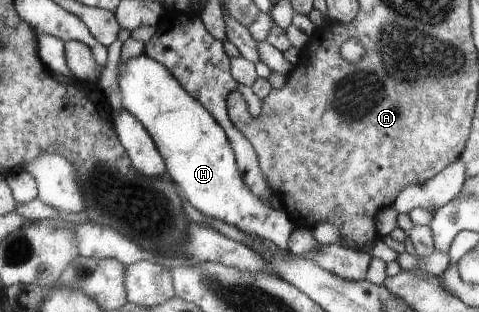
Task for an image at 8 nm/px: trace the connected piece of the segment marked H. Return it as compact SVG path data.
M145 52L130 57L127 61L120 59L117 69L118 84L122 91L122 107L132 113L149 132L164 159L166 174L176 183L182 196L204 216L225 222L245 234L272 241L279 248L287 250L287 241L296 228L295 223L288 217L285 210L273 209L269 204L261 201L245 185L237 170L236 153L231 141L208 108L197 98L189 95L189 92L185 91L181 85L180 80L164 64L150 58Z

